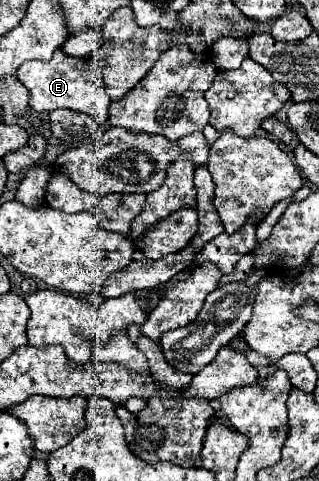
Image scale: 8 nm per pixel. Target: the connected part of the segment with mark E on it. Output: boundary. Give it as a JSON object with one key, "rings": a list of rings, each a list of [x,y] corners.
{"rings":[[[58,48],[50,60],[32,60],[22,64],[16,78],[28,88],[32,110],[50,112],[56,108],[70,108],[76,112],[86,112],[96,124],[102,124],[108,118],[108,106],[112,100],[104,90],[104,80],[94,78],[94,66],[86,58],[72,58]]]}

